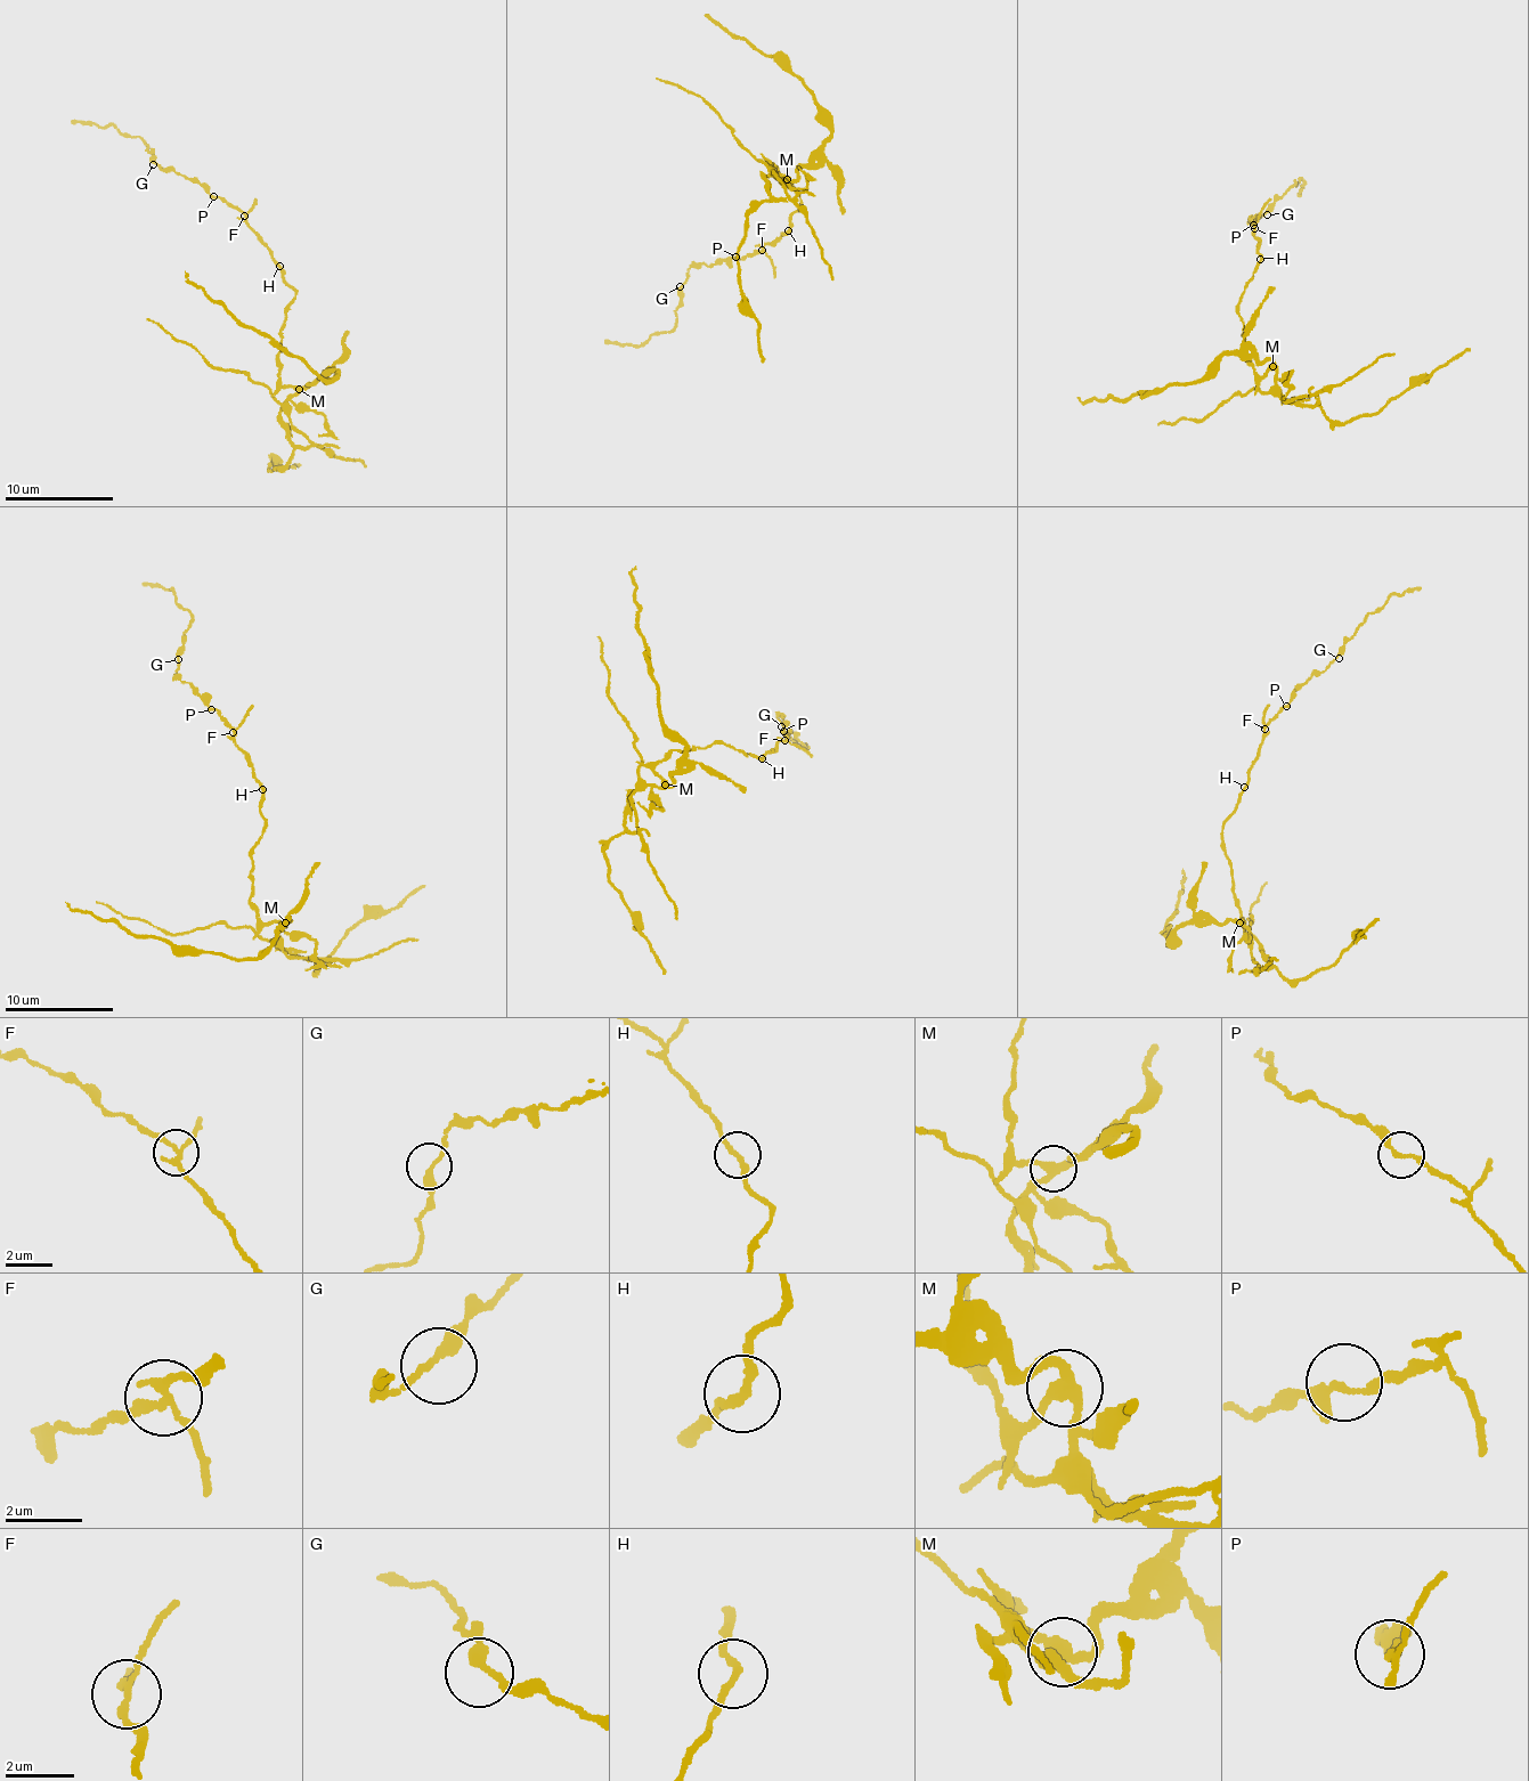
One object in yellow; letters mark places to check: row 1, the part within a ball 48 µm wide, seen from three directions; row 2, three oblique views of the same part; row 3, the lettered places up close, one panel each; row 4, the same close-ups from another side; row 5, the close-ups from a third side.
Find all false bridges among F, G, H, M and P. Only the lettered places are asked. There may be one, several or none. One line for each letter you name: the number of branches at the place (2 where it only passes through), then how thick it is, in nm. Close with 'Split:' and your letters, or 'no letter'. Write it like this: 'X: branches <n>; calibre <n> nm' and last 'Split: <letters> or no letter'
F: branches 3; calibre 180 nm
M: branches 3; calibre 280 nm
Split: F, M

